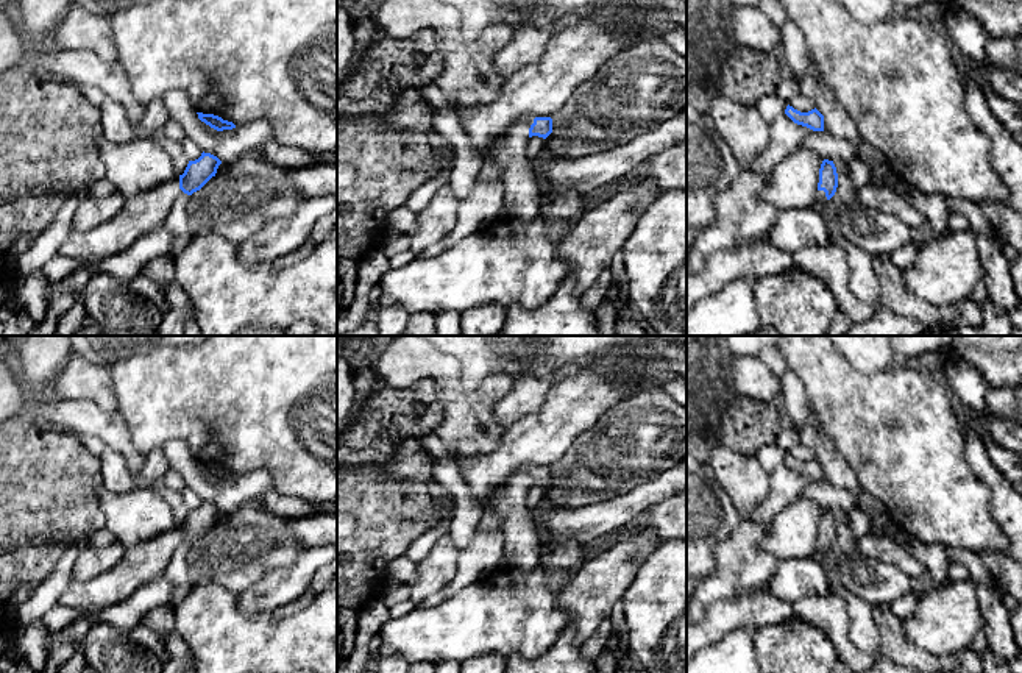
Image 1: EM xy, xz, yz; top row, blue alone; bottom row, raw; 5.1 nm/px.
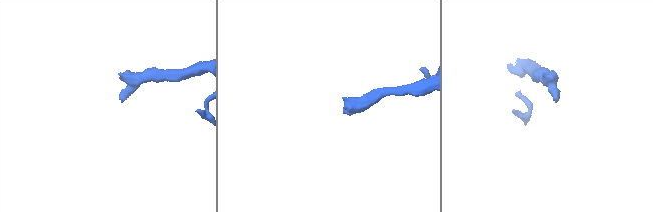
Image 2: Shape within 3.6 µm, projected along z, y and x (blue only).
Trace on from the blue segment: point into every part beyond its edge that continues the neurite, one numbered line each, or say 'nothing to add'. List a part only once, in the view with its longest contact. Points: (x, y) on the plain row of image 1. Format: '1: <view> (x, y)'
1: xz (521, 547)

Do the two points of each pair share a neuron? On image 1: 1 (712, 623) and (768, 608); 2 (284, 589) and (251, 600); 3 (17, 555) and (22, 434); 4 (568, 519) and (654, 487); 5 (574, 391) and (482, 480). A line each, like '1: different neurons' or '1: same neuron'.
1: same neuron
2: same neuron
3: same neuron
4: same neuron
5: same neuron

